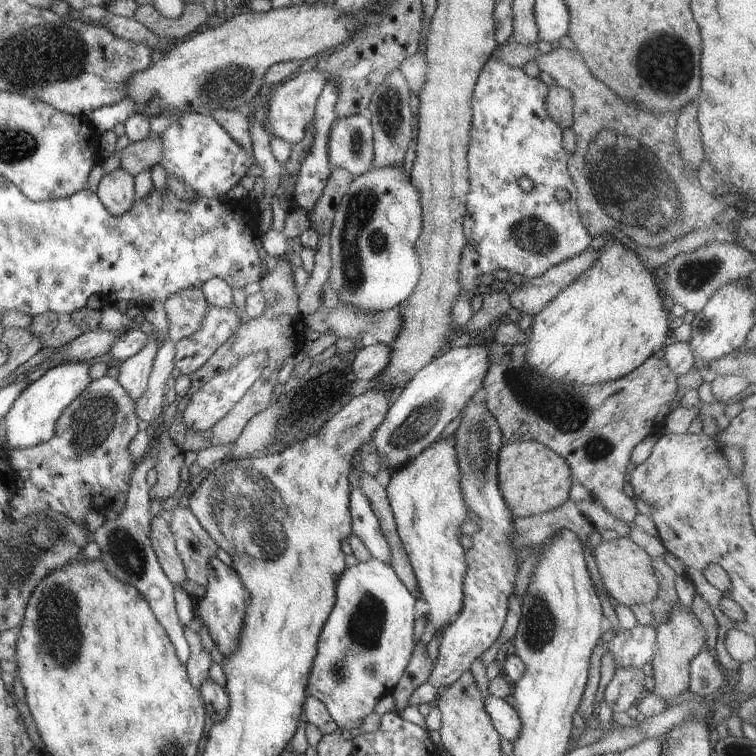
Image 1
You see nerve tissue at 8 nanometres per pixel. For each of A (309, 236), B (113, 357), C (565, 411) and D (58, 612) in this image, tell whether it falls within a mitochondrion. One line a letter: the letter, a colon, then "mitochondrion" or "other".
A: other
B: other
C: mitochondrion
D: mitochondrion

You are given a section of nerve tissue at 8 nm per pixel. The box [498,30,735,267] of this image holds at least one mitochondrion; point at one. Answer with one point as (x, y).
(627, 189)

